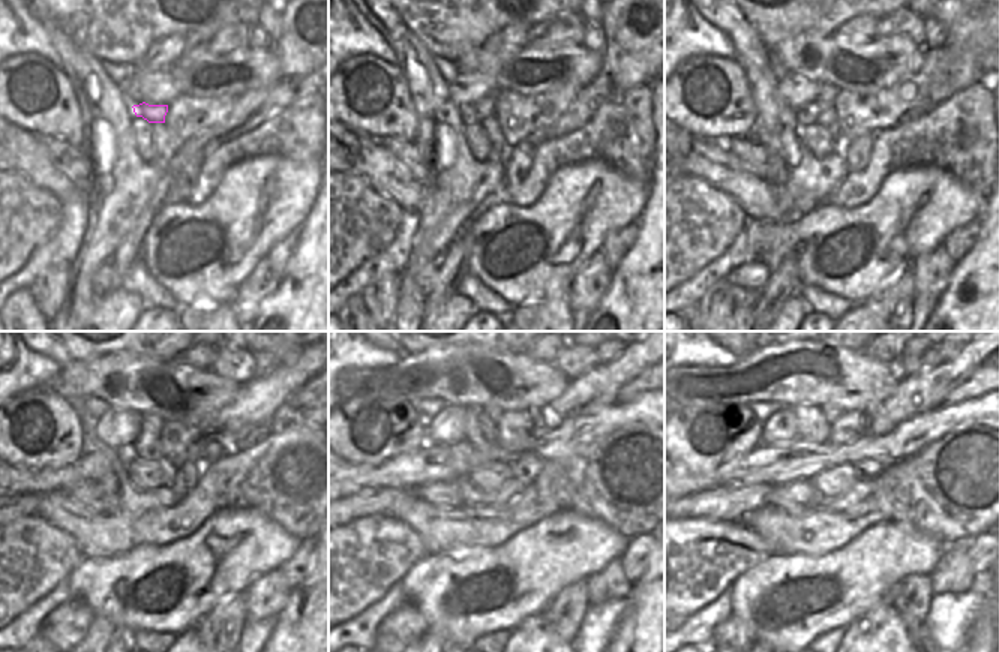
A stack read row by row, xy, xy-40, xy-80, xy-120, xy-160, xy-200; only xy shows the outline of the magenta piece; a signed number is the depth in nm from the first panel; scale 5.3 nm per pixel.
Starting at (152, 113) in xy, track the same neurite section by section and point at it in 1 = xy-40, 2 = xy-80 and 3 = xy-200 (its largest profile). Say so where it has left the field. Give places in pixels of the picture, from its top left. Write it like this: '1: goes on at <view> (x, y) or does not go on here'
1: goes on at xy-40 (486, 105)
2: goes on at xy-80 (828, 92)
3: goes on at xy-200 (830, 412)

